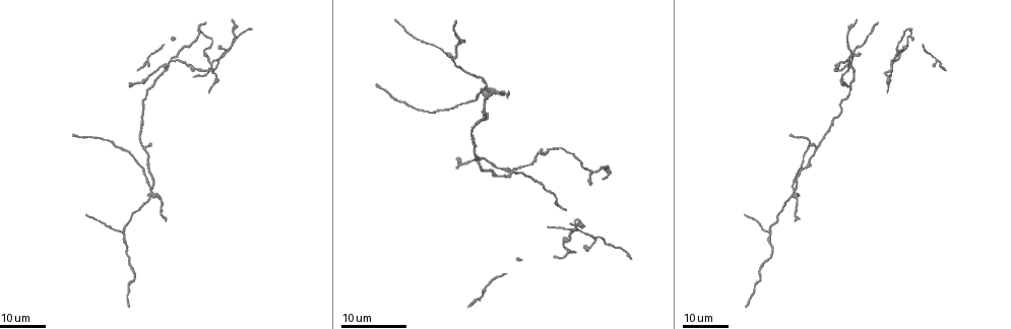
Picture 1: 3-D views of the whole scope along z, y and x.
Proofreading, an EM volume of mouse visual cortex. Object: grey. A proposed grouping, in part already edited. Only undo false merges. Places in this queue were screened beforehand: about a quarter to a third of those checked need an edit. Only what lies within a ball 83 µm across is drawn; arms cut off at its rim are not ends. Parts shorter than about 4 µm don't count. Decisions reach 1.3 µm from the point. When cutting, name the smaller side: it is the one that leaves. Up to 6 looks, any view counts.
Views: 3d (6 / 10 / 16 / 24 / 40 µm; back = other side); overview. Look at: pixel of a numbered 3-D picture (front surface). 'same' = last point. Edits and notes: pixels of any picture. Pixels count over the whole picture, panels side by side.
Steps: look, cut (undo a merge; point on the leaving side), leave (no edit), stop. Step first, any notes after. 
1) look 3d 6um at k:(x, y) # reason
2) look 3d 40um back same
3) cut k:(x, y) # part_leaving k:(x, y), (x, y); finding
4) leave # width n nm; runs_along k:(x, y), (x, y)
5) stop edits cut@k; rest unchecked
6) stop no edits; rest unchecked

look 3d 16um at 1:(891, 63) # three arms meet

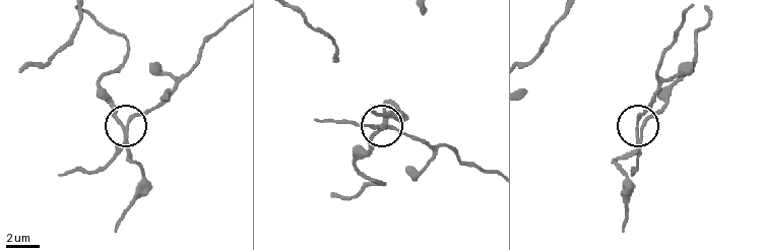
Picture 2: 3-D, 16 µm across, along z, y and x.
look 3d 10um at 2:(123, 124) # closer look

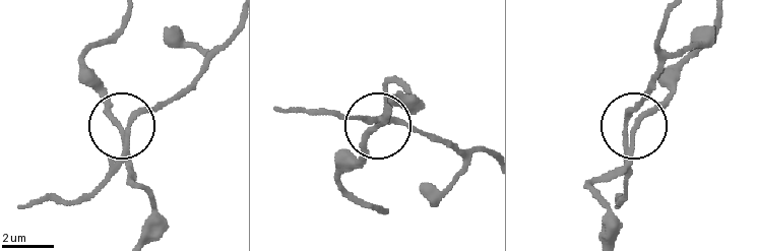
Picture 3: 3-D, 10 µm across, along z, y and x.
look 3d 10um back at 3:(121, 130) # from behind

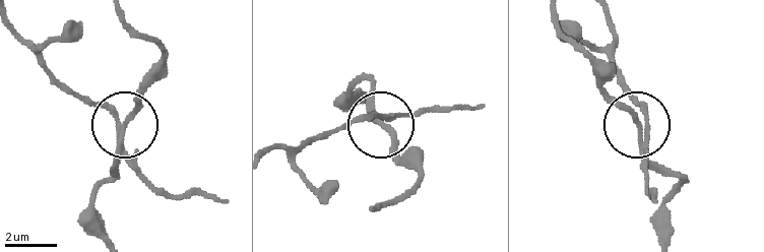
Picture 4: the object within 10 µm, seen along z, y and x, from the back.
cut 4:(114, 109) # part_leaving 4:(122, 148), (115, 118), (63, 84), (16, 33); a second cell is stuck on

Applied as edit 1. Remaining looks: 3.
look overview # see it whole again

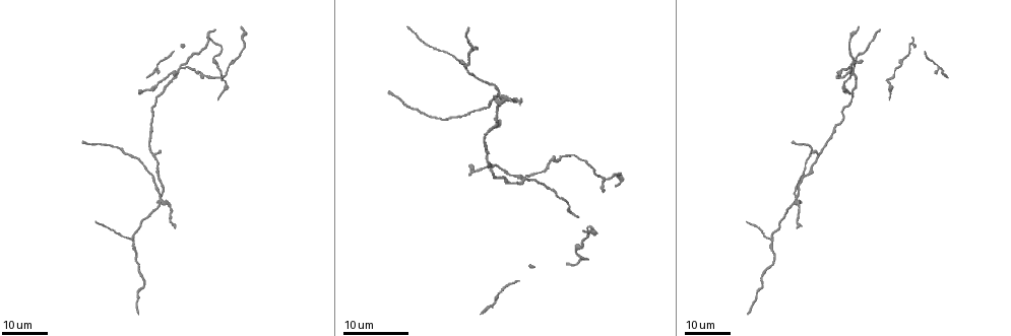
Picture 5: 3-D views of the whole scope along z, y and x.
look 3d 16um at 5:(232, 62) # a fork

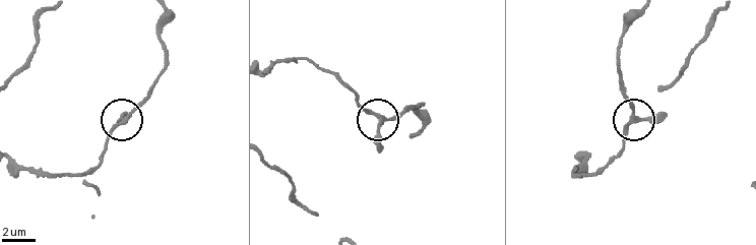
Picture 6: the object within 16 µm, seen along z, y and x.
look 3d 10um at 6:(124, 120) # closer look

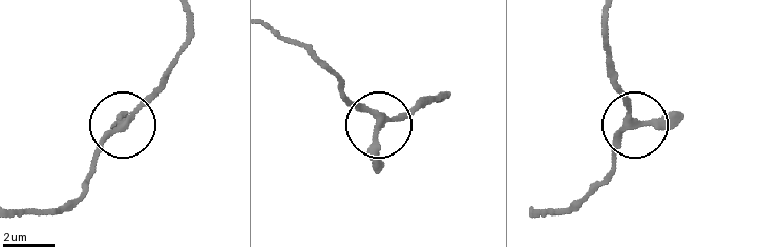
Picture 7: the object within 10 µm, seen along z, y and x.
leave # runs_along 7:(270, 28), (303, 46), (346, 103), (380, 122), (426, 105); one cell here

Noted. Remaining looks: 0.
stop edits cut@4; rest unchecked

